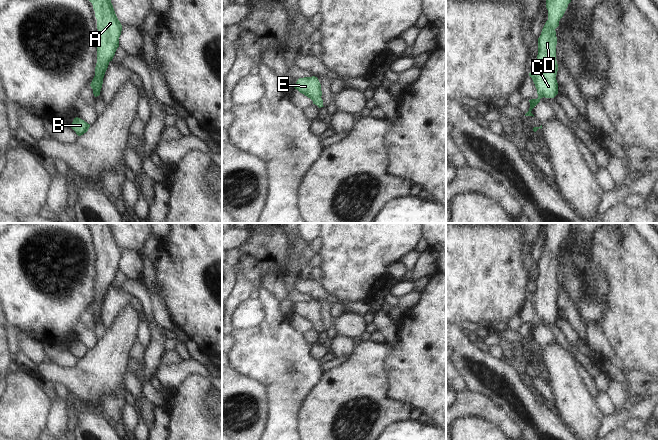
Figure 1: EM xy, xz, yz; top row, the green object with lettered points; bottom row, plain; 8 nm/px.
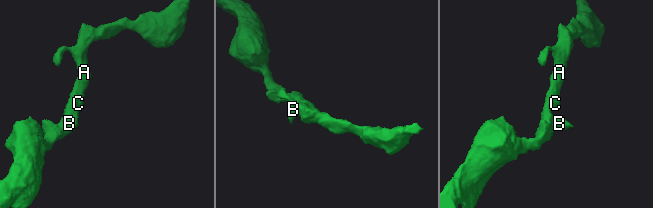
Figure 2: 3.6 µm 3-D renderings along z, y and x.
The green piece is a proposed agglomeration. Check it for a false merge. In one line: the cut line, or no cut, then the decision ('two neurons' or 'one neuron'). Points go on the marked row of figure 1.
cut none; one neuron

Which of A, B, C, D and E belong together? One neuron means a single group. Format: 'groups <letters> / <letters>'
groups A B C D E

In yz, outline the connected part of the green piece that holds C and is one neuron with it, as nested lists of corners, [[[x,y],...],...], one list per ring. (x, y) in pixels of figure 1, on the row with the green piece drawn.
[[[546,0],[548,20],[538,38],[538,55],[535,68],[529,73],[537,89],[538,98],[529,100],[530,108],[525,116],[534,117],[531,111],[541,98],[554,98],[558,94],[555,29],[559,26],[559,21],[570,2],[571,0]]]

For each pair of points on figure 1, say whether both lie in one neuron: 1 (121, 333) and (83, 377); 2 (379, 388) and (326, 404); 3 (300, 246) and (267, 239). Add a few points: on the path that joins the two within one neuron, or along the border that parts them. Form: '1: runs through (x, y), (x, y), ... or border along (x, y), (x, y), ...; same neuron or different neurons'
1: runs through (116, 344), (94, 366); same neuron
2: runs through (366, 388), (362, 388), (353, 397), (339, 403); same neuron
3: runs through (292, 246), (275, 246); same neuron

